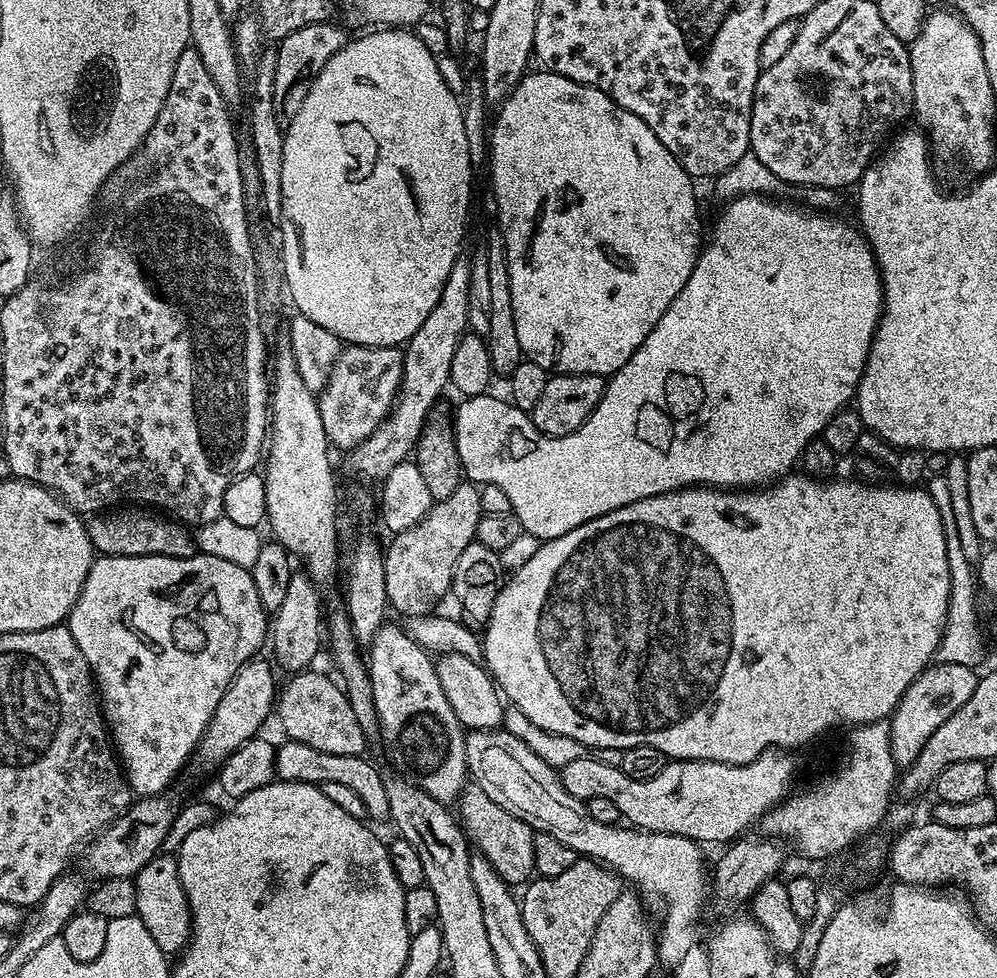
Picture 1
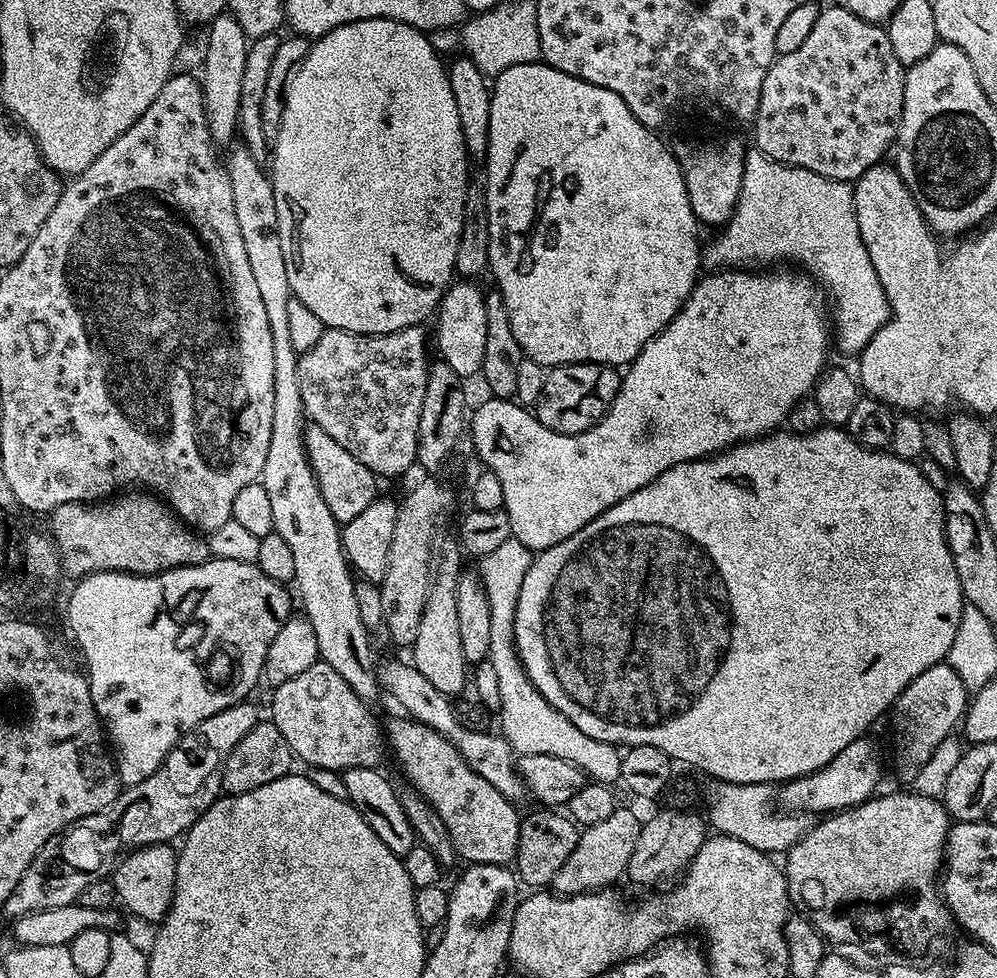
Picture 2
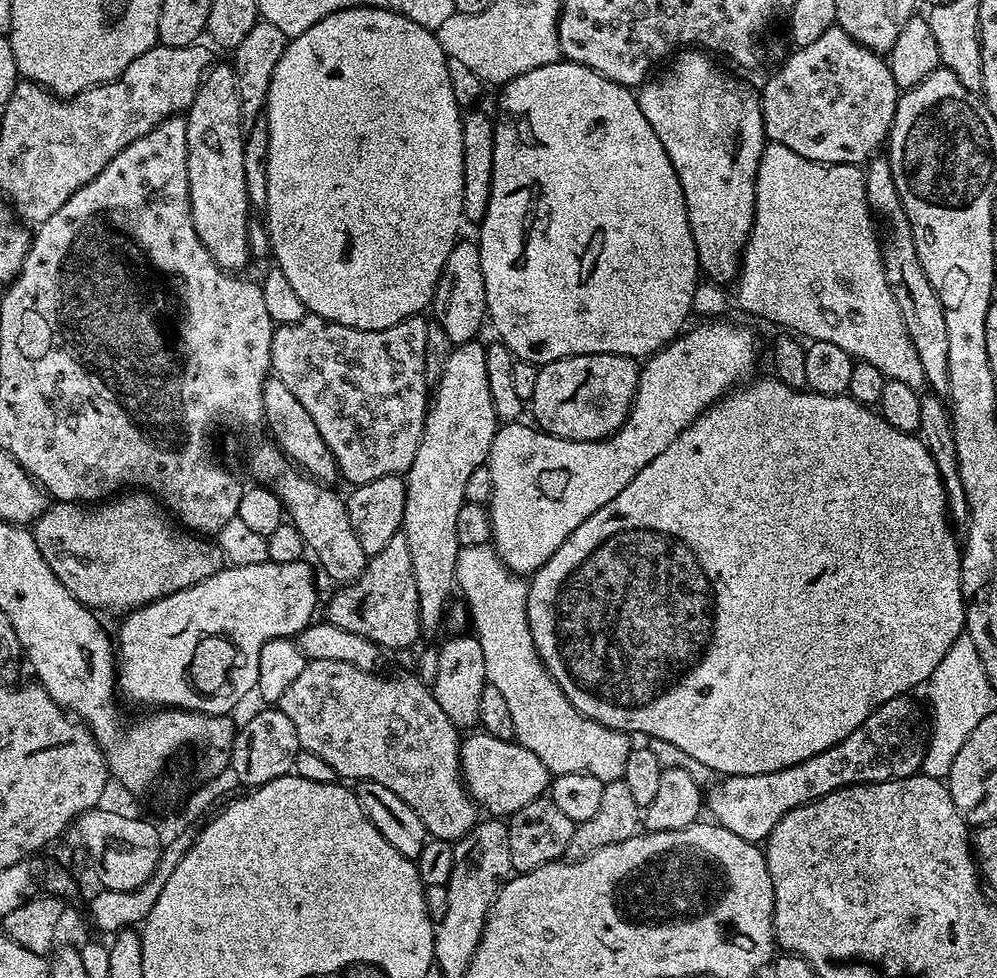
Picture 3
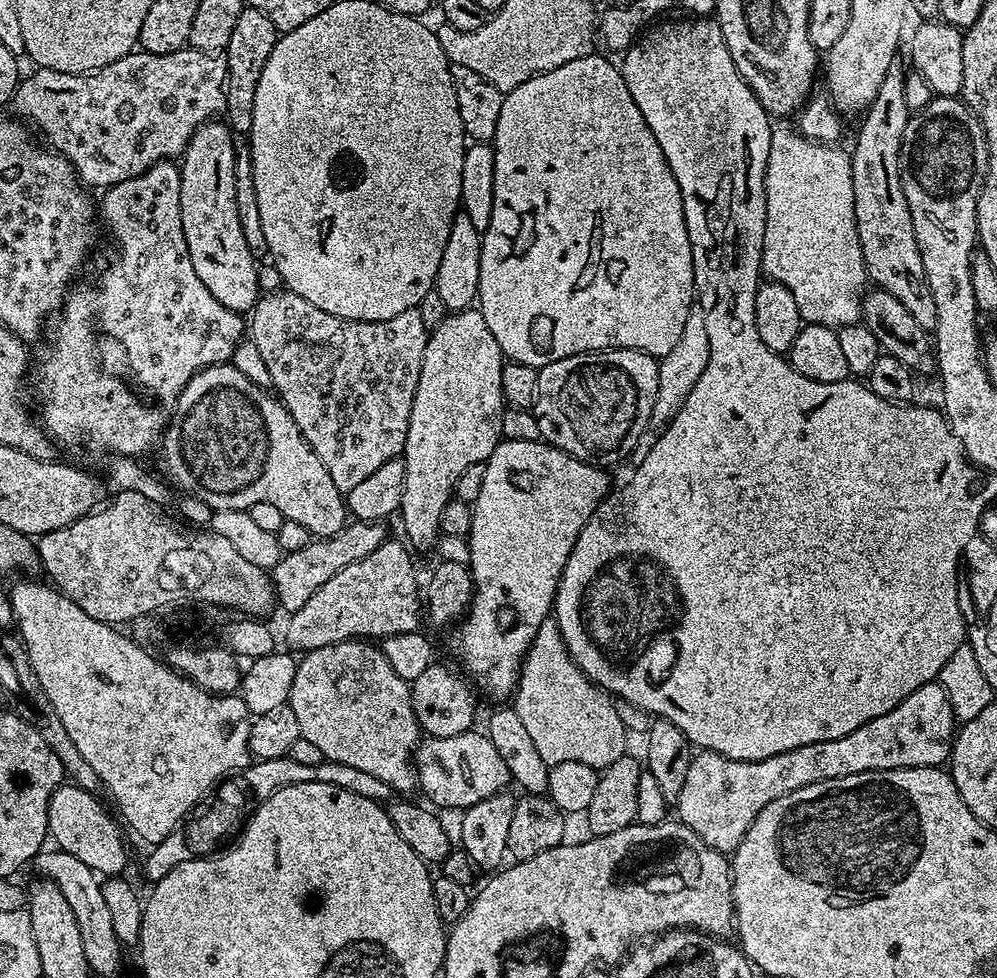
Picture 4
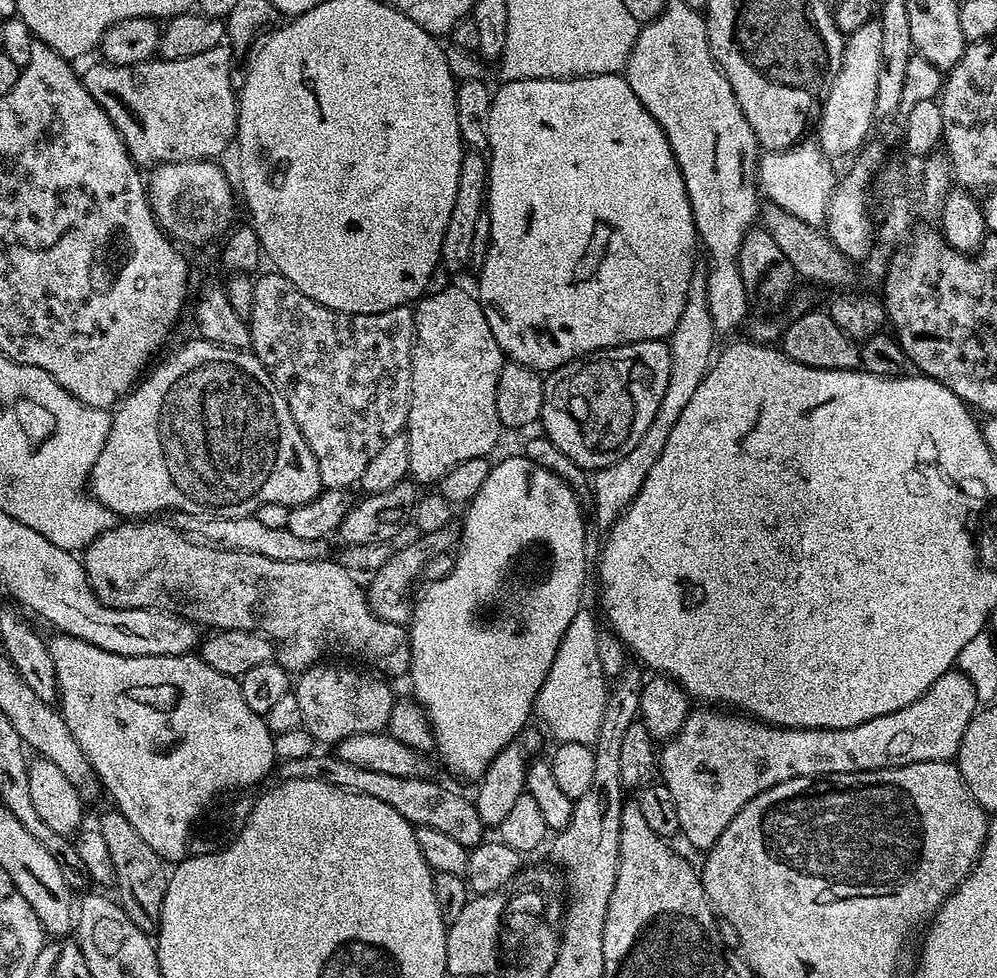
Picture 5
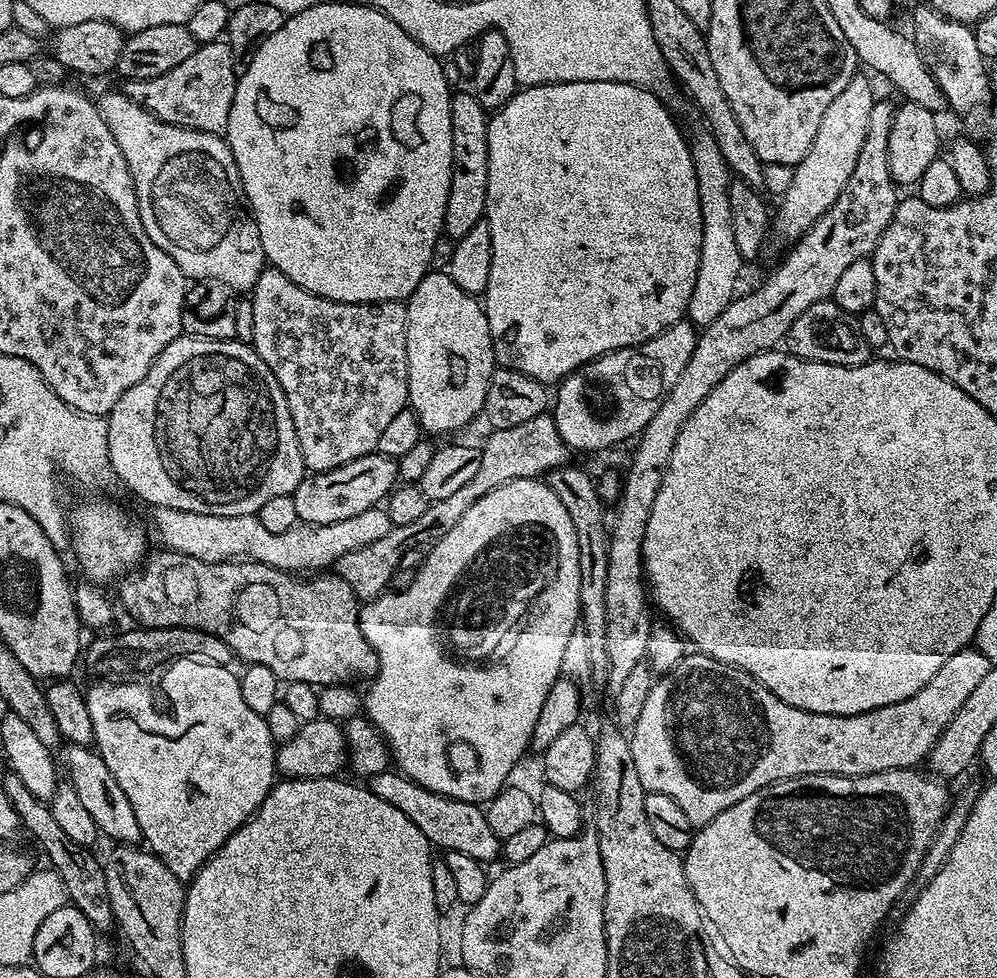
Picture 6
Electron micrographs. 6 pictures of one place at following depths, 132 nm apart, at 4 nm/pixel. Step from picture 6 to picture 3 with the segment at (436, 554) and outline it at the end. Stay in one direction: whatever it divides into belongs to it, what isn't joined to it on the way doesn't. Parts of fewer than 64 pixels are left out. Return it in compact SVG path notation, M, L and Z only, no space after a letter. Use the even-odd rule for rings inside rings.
M716 319L700 322L697 328L689 327L643 361L636 397L626 422L607 440L563 440L525 422L504 422L497 427L487 462L490 478L494 481L492 499L487 505L492 519L490 543L511 572L537 572L548 561L550 554L554 554L554 550L558 550L558 546L562 546L562 542L566 542L566 538L570 538L570 534L574 534L574 530L590 518L590 514L602 510L610 498L618 498L618 494L630 486L634 474L638 474L642 466L654 462L654 458L658 458L658 454L662 454L662 450L666 450L666 446L670 446L670 442L674 442L686 426L696 421L705 408L712 407L721 396L753 375L752 367L756 364L755 334L744 324Z

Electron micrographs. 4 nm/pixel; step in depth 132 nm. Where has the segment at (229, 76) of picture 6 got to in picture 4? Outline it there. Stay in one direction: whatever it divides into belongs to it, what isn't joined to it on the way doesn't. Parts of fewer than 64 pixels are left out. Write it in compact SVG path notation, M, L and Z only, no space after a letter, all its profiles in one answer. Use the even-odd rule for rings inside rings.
M185 46L170 54L133 50L118 58L118 62L110 62L110 66L102 66L97 72L83 76L42 67L32 71L36 72L29 76L27 73L21 79L12 97L11 107L16 108L15 115L37 133L40 131L52 151L72 163L81 184L92 190L107 190L118 182L126 182L126 178L134 178L150 170L150 166L158 162L182 157L191 136L203 124L224 112L228 58L218 52L203 52Z

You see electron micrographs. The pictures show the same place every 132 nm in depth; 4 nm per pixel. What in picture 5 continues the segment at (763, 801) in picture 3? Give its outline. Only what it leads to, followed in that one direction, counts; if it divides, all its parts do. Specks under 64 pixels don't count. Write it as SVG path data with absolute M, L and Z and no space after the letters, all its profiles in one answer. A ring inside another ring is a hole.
M953 670L942 674L942 678L938 678L938 682L922 694L922 698L910 702L910 706L870 718L870 722L862 722L853 728L778 728L775 724L766 724L736 710L721 710L716 706L696 707L689 711L686 722L675 736L659 749L658 776L670 790L674 806L678 806L679 835L685 836L694 847L707 850L718 842L722 830L730 826L746 802L782 782L790 782L790 778L873 772L879 768L897 768L931 760L951 761L962 742L962 734L966 734L966 726L970 726L978 711L978 701L970 678L959 670Z

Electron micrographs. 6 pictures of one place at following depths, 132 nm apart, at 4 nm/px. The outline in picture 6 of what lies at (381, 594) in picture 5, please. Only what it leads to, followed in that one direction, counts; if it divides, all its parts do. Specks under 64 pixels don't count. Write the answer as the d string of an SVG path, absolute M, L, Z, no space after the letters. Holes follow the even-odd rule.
M551 415L530 418L530 422L522 422L522 426L498 428L489 433L488 441L480 448L478 471L475 472L474 478L470 478L470 482L466 482L466 486L450 494L450 498L431 501L425 513L409 525L394 526L388 531L386 538L378 538L378 542L370 542L370 546L352 550L350 554L344 554L336 560L335 575L339 576L342 582L346 582L350 590L354 590L357 601L367 602L381 595L391 585L388 583L391 582L396 567L403 562L404 555L411 548L416 548L419 544L431 545L450 534L450 530L458 526L458 518L462 518L462 514L466 514L466 510L470 510L470 506L474 506L478 498L490 494L490 490L506 482L535 480L550 470L569 463L570 450L562 442L558 426L553 422Z

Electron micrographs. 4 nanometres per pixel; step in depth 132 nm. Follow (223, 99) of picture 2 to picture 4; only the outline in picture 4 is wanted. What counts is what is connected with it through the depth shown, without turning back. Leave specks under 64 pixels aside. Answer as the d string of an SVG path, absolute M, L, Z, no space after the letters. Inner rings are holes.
M213 118L191 136L180 160L179 209L190 262L198 278L232 312L251 313L262 293L258 286L258 260L243 237L234 191L236 142L227 123Z

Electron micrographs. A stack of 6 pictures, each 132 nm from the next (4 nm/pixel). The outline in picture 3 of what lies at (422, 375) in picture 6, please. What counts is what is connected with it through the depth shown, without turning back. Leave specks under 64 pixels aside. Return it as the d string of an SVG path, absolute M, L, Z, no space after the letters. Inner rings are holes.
M480 342L457 344L446 358L446 366L439 380L435 381L430 396L428 413L424 416L422 438L418 442L418 454L406 473L406 510L403 533L406 546L410 546L410 562L414 570L414 586L418 586L418 614L420 627L425 633L442 628L442 617L453 599L452 587L458 584L456 563L461 544L458 540L458 512L465 503L466 482L473 470L487 464L490 446L498 427L494 398L490 398L490 382L486 378L485 345Z

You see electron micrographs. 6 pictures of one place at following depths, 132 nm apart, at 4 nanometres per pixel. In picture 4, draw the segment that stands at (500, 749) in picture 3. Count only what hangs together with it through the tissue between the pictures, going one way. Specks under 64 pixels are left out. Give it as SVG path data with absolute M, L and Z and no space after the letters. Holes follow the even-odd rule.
M476 731L454 734L454 738L430 736L421 739L416 745L414 753L416 783L419 791L424 791L433 800L431 803L437 809L463 810L474 806L474 802L482 802L482 798L490 798L490 794L498 794L509 787L507 766L502 762L497 747L487 734Z

